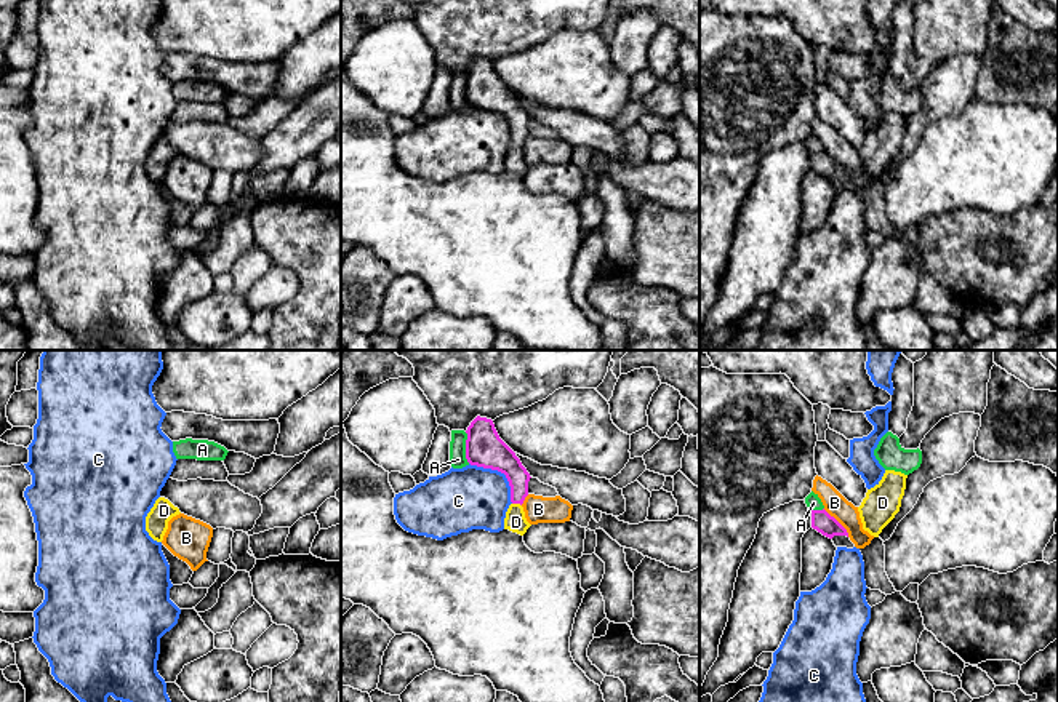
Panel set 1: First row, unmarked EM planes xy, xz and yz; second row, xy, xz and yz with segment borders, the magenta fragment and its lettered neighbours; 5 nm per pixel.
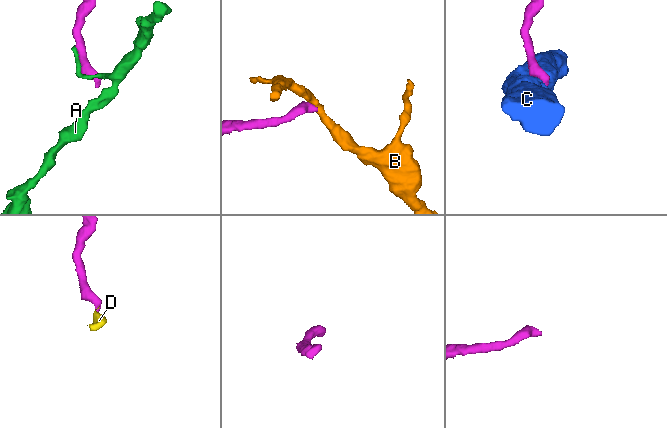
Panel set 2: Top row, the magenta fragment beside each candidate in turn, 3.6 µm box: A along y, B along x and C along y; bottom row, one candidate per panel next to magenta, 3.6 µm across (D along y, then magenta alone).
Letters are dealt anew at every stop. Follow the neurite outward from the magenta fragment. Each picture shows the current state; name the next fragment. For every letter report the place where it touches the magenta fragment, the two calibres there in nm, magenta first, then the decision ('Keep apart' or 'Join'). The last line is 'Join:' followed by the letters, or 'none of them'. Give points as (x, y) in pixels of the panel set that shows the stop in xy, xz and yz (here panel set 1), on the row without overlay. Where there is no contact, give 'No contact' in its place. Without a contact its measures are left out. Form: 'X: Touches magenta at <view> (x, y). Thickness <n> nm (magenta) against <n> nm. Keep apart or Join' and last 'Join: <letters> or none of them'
A: Touches magenta at xz (466, 90). Thickness 190 nm (magenta) against 80 nm. Keep apart
B: Touches magenta at yz (837, 163). Thickness 100 nm (magenta) against 110 nm. Keep apart
C: Touches magenta at xz (501, 114). Thickness 190 nm (magenta) against 320 nm. Keep apart
D: Touches magenta at xz (517, 144). Thickness 140 nm (magenta) against 110 nm. Join
Join: D

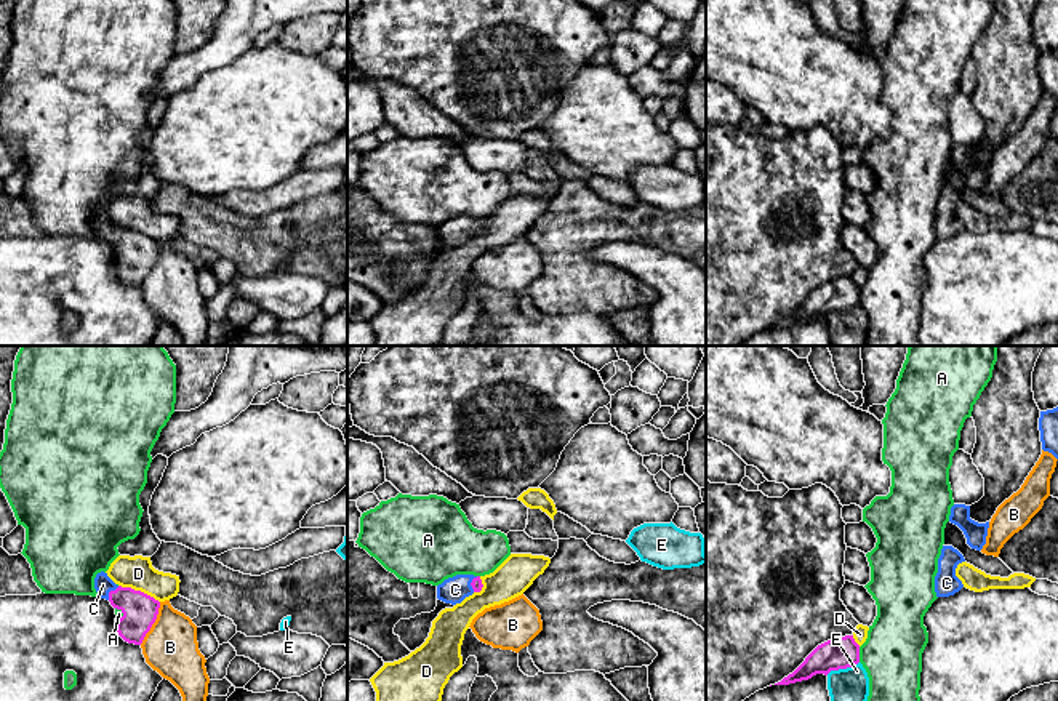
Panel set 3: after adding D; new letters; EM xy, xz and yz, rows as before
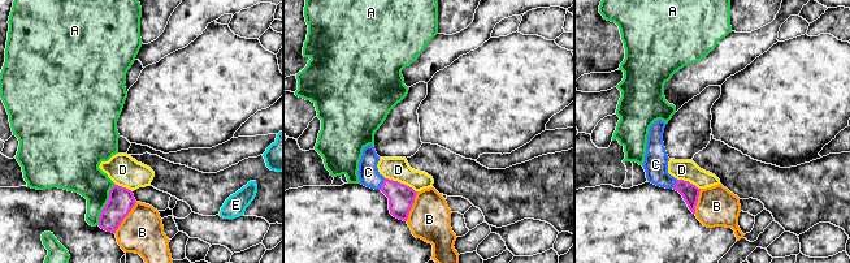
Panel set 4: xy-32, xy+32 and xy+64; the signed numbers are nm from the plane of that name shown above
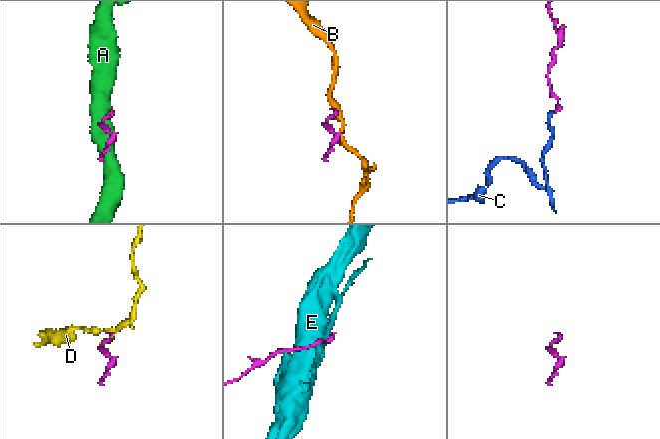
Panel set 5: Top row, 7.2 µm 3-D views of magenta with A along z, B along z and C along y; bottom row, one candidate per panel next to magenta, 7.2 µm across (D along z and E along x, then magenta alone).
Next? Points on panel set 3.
A: Touches magenta at yz (858, 296). Thickness 160 nm (magenta) against 300 nm. Keep apart
B: Touches magenta at xy (154, 263). Thickness 180 nm (magenta) against 280 nm. Keep apart
C: Touches magenta at xy (111, 232). Thickness 180 nm (magenta) against 90 nm. Join
D: Touches magenta at xy (140, 232). Thickness 180 nm (magenta) against 160 nm. Keep apart
E: Touches magenta at yz (842, 309). Thickness 160 nm (magenta) against 200 nm. Keep apart
Join: C

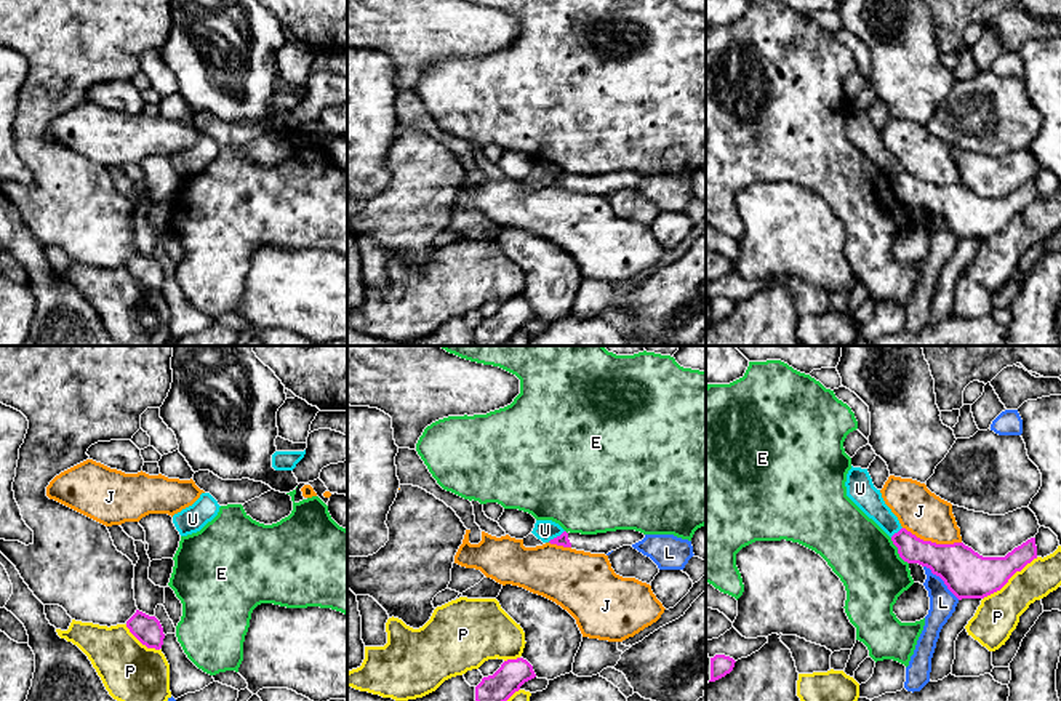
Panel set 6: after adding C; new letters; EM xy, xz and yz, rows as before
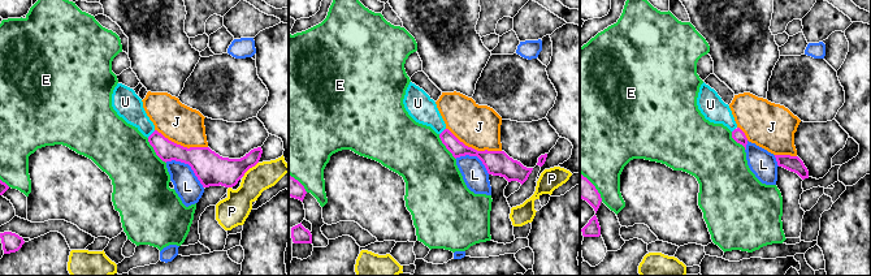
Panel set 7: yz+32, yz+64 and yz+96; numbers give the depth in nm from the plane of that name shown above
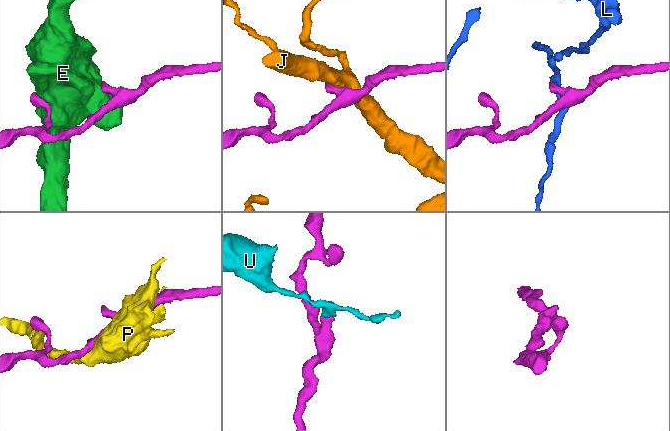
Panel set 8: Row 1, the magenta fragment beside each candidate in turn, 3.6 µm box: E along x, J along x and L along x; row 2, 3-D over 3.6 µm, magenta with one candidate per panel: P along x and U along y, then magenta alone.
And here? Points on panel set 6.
E: Touches magenta at yz (898, 192). Thickness 180 nm (magenta) against 320 nm. Keep apart
J: Touches magenta at yz (930, 183). Thickness 240 nm (magenta) against 220 nm. Keep apart
L: Touches magenta at yz (943, 221). Thickness 240 nm (magenta) against 140 nm. Keep apart
P: Touches magenta at yz (1010, 218). Thickness 240 nm (magenta) against 220 nm. Keep apart
U: Touches magenta at xz (557, 178). Thickness 60 nm (magenta) against 110 nm. Keep apart
Join: none of them

